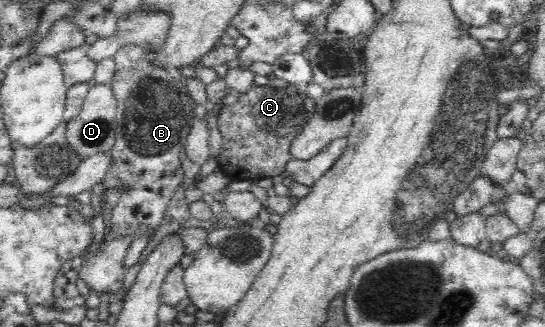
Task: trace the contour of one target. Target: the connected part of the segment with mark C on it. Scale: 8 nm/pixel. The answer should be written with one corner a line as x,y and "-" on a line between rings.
276,78
264,86
251,85
247,92
238,94
237,102
234,104
219,106
216,115
218,117
218,129
222,134
222,146
217,159
221,170
233,181
254,181
260,178
283,175
286,162
293,159
290,153
293,139
302,131
314,113
314,104
315,99
308,94
299,92
287,80

